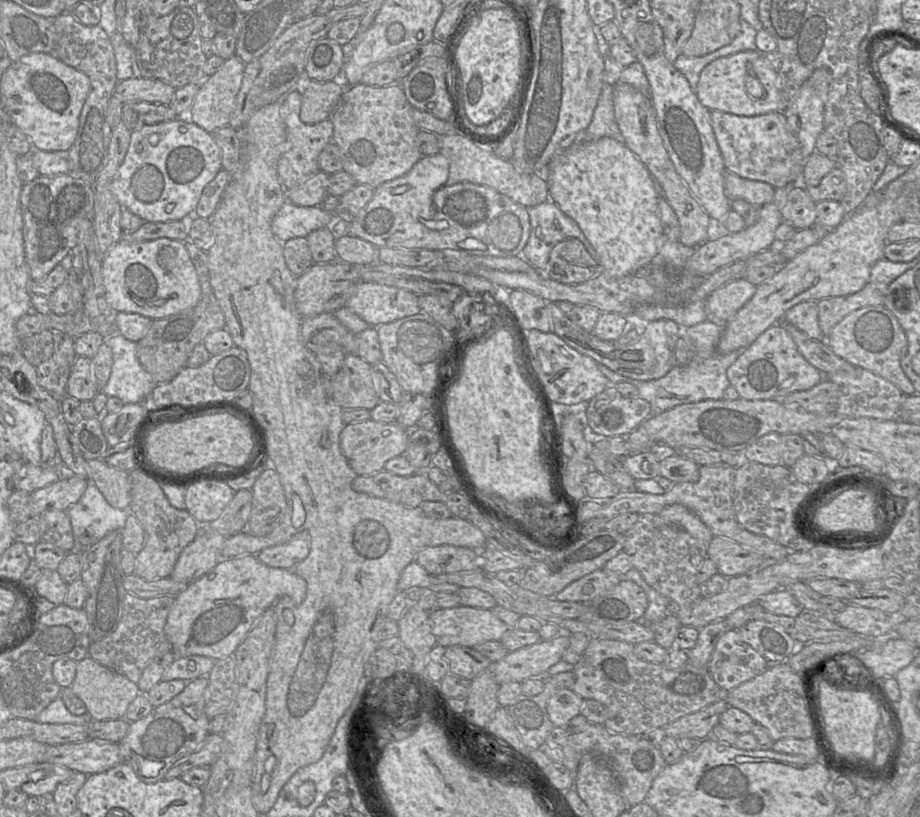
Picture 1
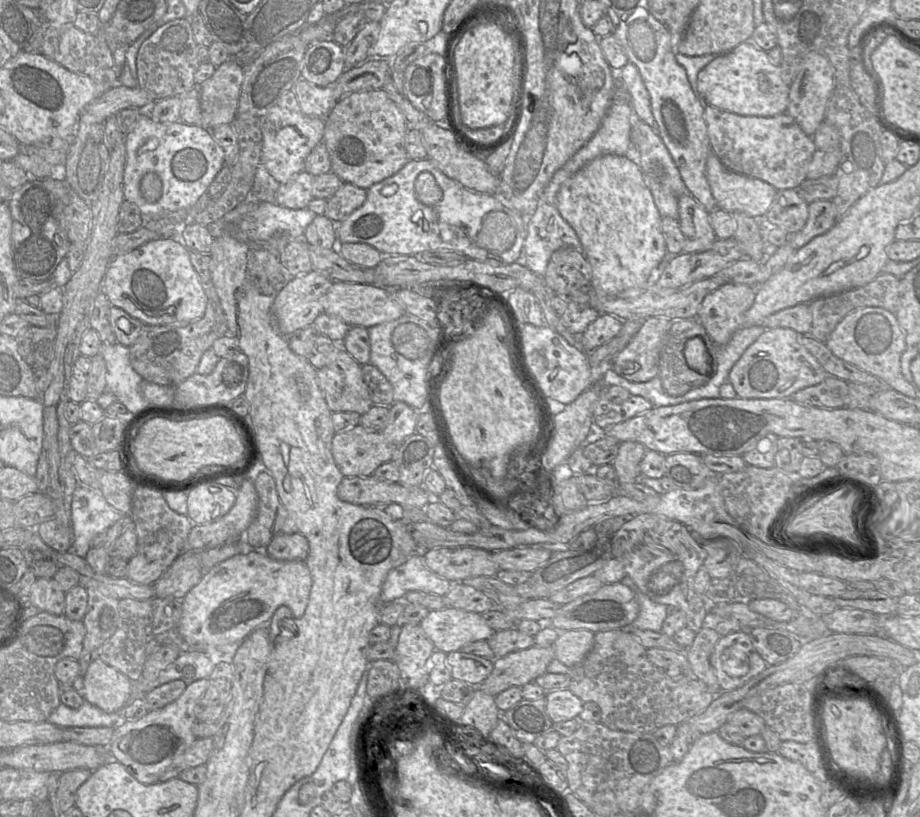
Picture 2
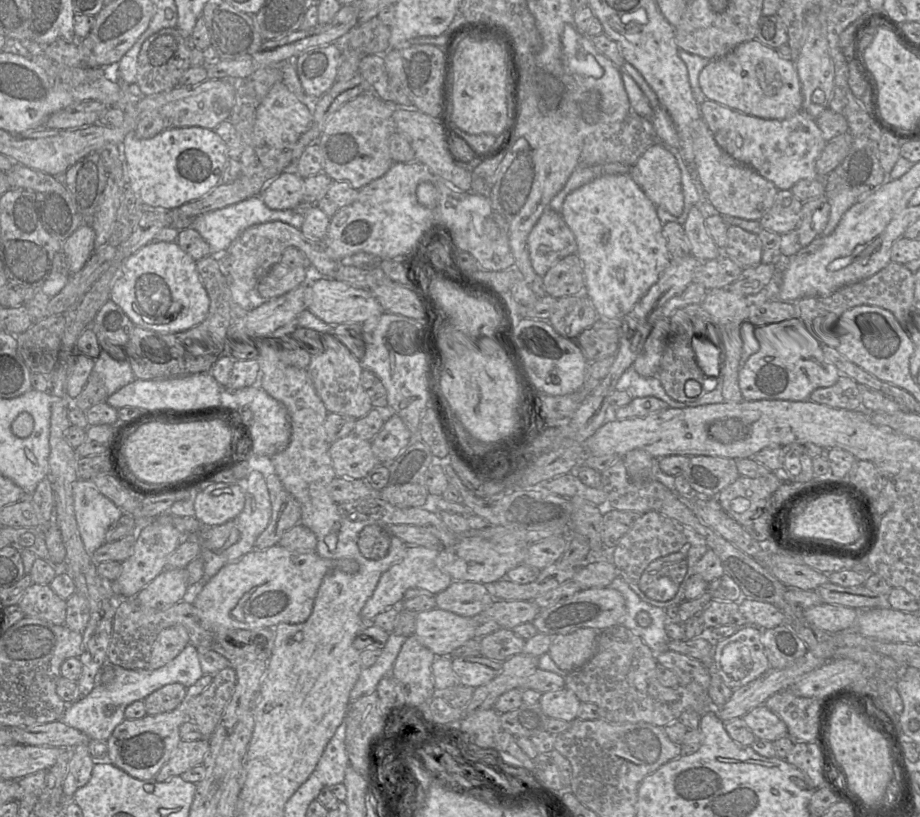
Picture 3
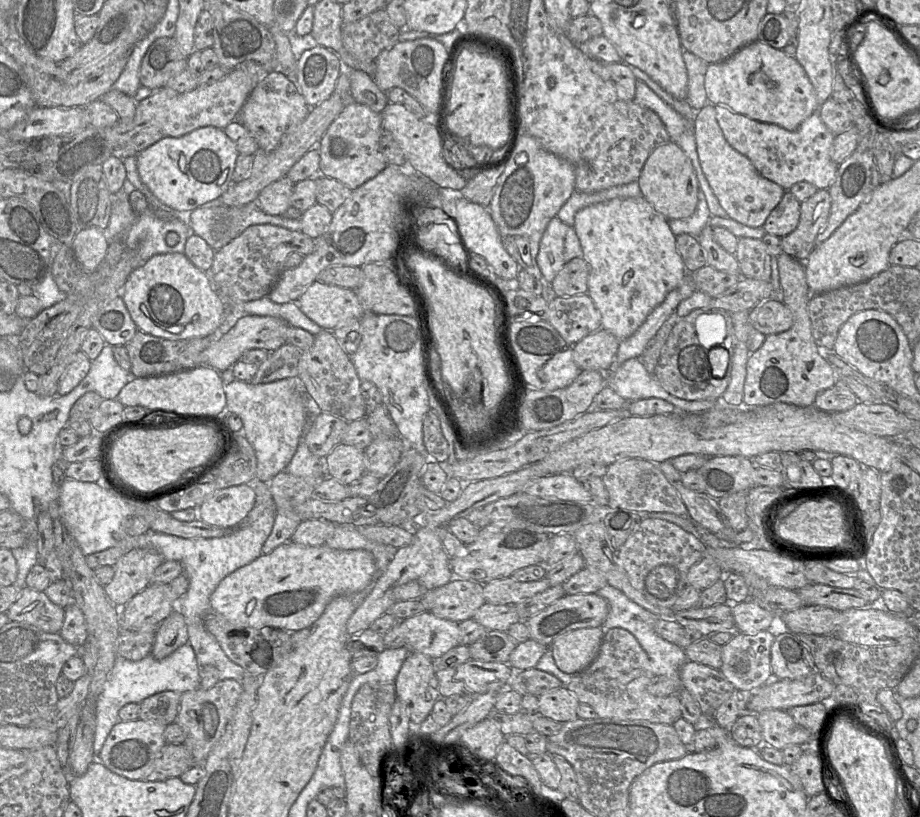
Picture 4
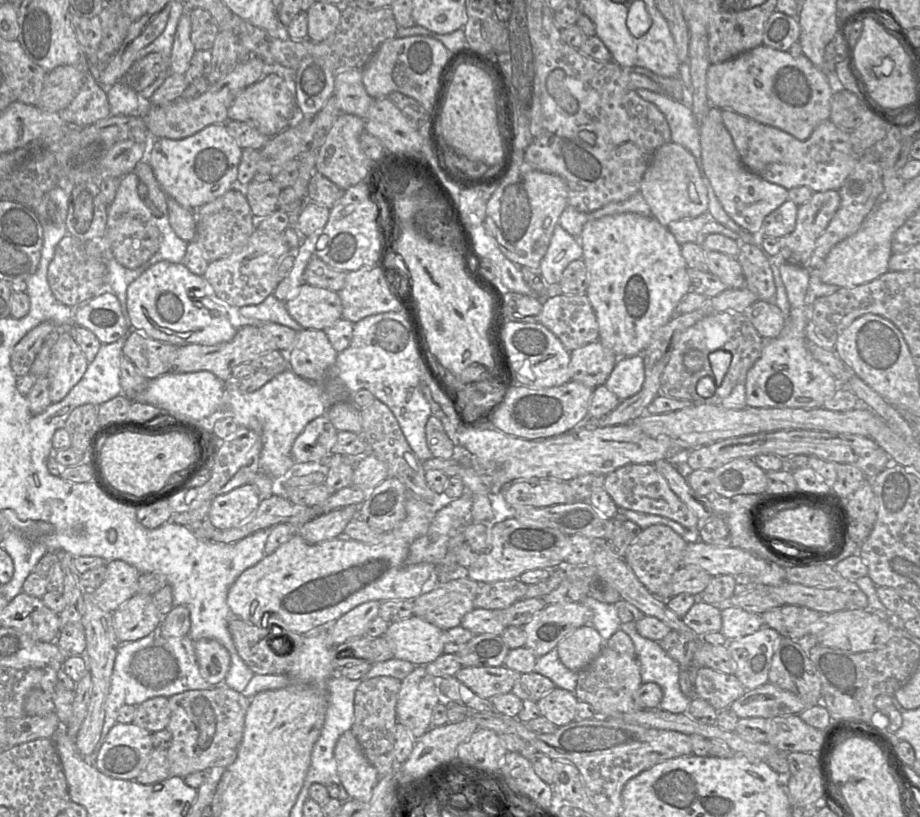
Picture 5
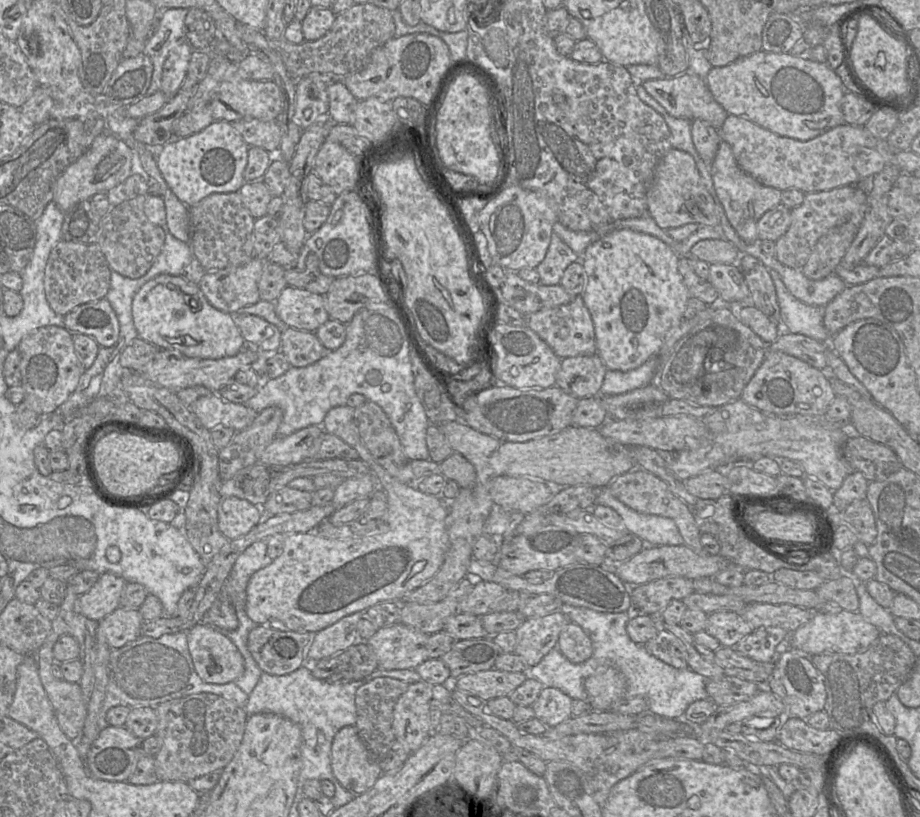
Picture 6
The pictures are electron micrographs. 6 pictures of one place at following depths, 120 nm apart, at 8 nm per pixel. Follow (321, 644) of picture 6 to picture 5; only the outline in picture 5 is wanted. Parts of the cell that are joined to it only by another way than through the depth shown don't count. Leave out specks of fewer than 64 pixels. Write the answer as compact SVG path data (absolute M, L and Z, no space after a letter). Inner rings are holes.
M368 601L342 615L327 627L330 647L365 636L369 623L379 616L380 601Z

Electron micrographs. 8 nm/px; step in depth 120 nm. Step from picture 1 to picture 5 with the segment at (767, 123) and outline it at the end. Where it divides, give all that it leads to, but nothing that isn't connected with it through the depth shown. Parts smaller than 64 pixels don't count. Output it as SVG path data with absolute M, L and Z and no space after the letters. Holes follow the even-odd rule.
M721 109L721 116L744 166L787 190L799 186L807 186L813 192L839 190L859 159L852 149L850 132L838 128L829 119L820 122L806 140L800 141L733 110Z

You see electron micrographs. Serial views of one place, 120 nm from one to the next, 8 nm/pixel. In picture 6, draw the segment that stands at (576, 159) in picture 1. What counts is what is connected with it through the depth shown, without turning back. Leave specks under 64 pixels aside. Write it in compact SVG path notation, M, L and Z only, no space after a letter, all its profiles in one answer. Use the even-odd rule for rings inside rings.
M631 229L615 230L590 244L580 260L586 272L582 299L594 323L597 354L607 370L629 371L658 355L666 334L682 319L689 292L678 269L678 256L662 240Z

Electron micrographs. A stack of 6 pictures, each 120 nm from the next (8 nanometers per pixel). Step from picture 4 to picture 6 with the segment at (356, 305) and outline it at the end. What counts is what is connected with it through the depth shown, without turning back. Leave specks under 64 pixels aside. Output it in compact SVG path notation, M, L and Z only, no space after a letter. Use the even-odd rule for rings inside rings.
M287 285L275 303L275 311L288 326L315 332L329 319L321 294Z

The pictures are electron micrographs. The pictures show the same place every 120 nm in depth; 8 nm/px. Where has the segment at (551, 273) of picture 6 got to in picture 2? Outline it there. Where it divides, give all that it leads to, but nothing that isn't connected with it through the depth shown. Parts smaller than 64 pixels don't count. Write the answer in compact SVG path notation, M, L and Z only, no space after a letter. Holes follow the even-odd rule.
M540 201L535 213L527 218L527 236L523 245L524 265L539 276L545 275L553 252L562 247L572 247L584 255L580 239L571 225L560 215L555 205Z

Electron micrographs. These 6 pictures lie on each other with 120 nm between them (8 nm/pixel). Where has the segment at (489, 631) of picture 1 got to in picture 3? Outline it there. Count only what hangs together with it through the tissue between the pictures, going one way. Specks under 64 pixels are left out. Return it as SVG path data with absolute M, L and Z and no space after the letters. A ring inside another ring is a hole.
M437 607L418 612L414 636L436 657L448 657L456 648L474 638L472 617Z

